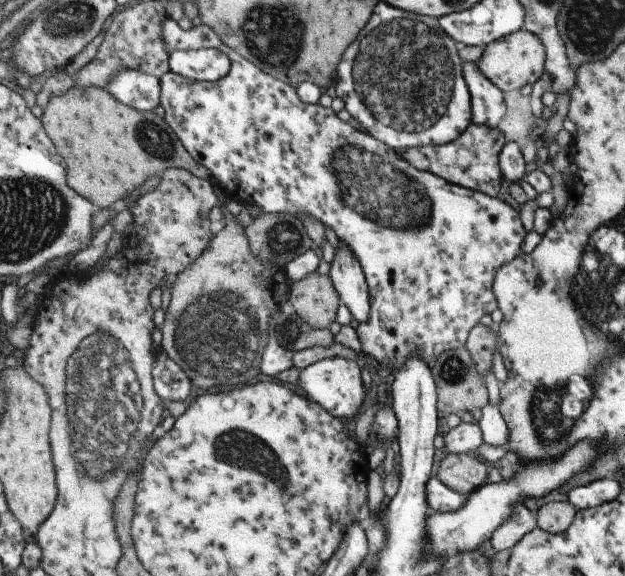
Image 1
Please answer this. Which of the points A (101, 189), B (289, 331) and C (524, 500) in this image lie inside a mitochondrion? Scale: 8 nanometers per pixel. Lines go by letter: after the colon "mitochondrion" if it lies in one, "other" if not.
A: other
B: mitochondrion
C: other

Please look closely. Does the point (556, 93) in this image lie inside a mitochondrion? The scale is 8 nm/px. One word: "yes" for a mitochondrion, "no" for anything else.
no

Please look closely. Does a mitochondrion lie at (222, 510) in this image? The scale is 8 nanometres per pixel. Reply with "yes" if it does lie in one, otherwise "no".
no

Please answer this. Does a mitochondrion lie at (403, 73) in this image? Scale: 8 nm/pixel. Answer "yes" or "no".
yes

